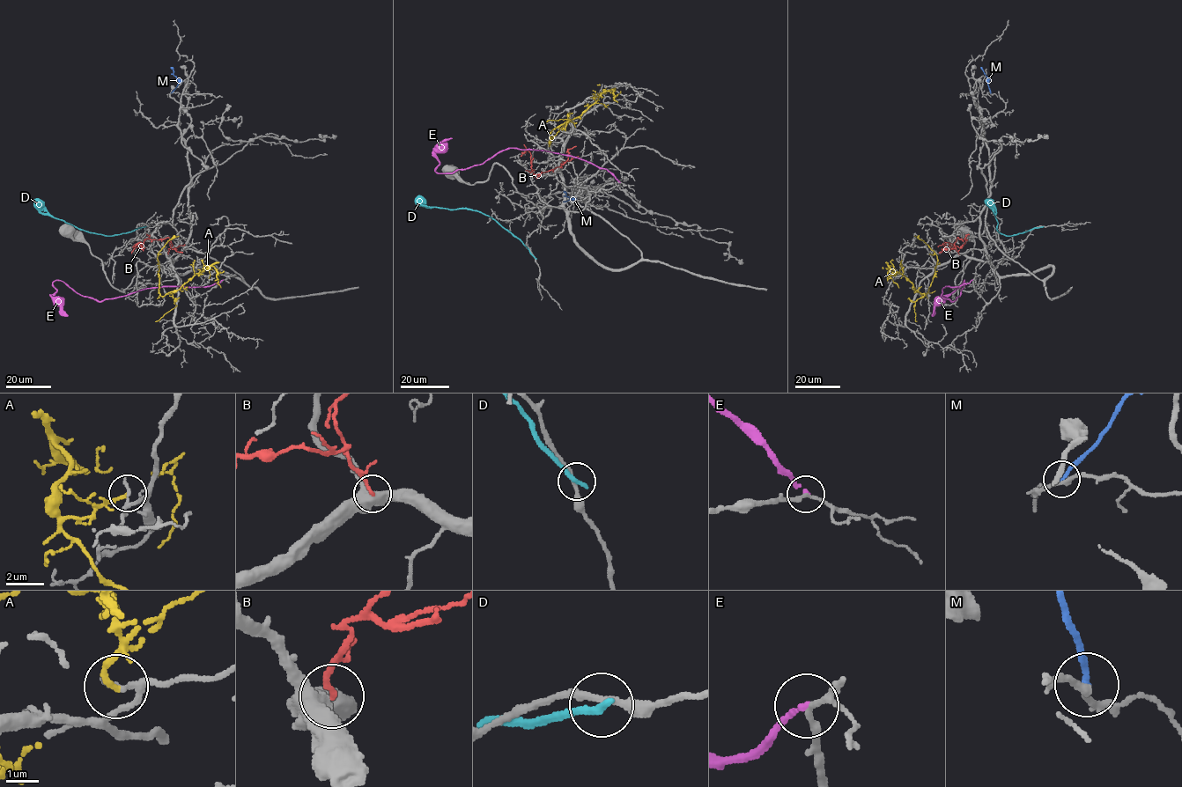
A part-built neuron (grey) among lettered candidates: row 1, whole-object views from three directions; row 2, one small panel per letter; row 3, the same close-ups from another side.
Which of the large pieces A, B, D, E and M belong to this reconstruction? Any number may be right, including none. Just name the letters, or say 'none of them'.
none of them

